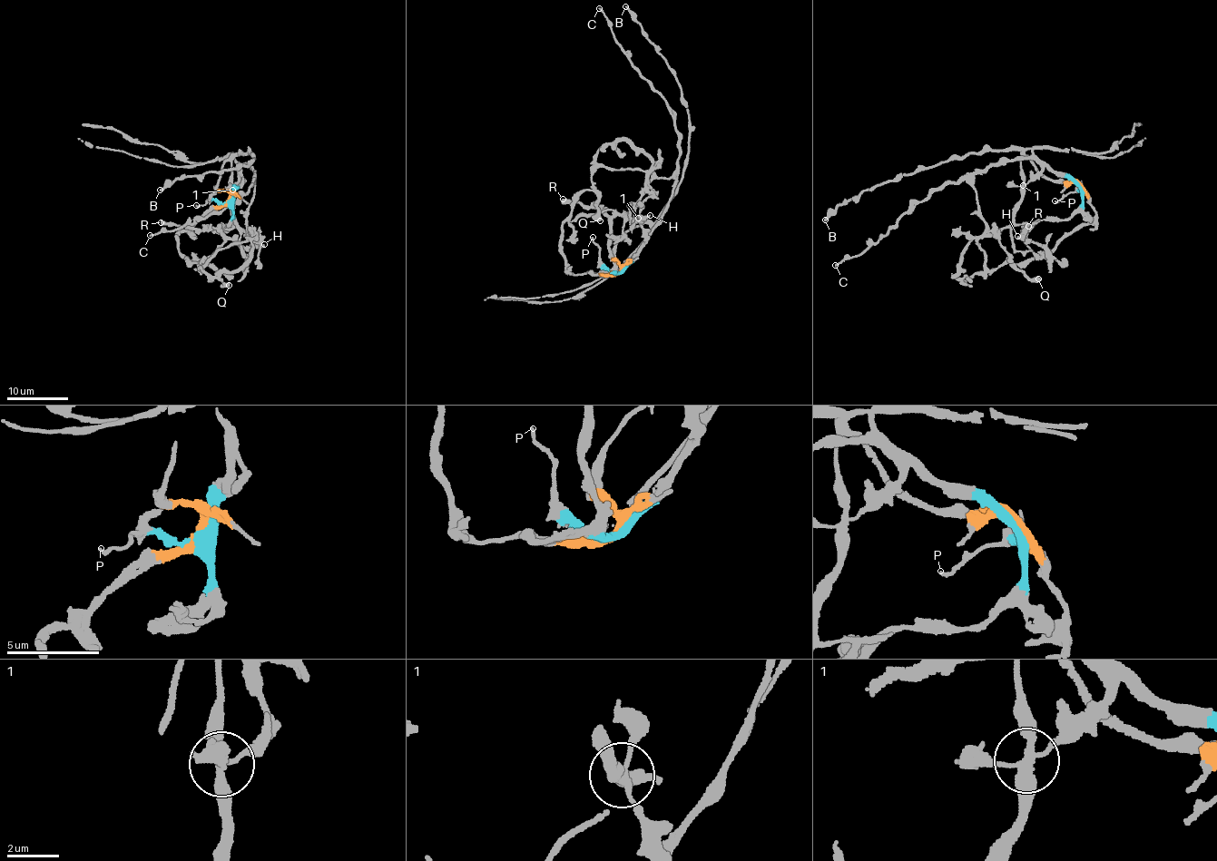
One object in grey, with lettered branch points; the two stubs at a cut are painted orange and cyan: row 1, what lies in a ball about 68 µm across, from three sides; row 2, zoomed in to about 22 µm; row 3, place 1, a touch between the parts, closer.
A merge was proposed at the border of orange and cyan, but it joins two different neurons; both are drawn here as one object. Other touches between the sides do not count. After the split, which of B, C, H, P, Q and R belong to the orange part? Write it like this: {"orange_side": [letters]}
{"orange_side": ["B", "H", "Q"]}

